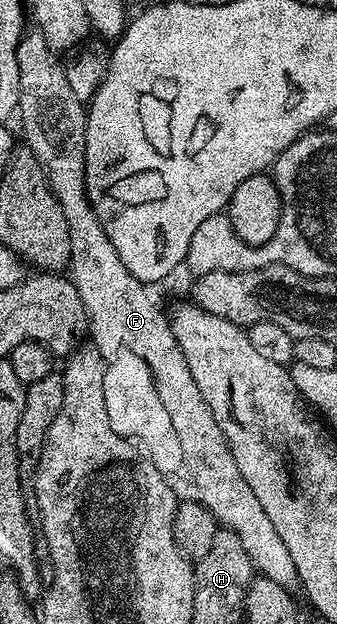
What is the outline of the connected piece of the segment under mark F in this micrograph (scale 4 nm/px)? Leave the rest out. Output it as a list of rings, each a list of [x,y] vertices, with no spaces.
[[[39,29],[25,30],[20,37],[16,56],[20,82],[18,120],[20,119],[20,127],[24,130],[24,139],[28,142],[25,143],[27,150],[31,151],[33,157],[42,165],[50,189],[58,205],[62,205],[62,213],[66,213],[72,254],[70,278],[78,289],[78,297],[82,297],[82,305],[88,314],[91,342],[104,359],[106,417],[110,417],[114,433],[128,440],[148,462],[156,466],[177,500],[197,503],[210,509],[221,528],[238,533],[242,547],[252,558],[253,568],[263,578],[274,581],[274,585],[282,585],[282,589],[295,592],[300,587],[298,569],[294,569],[294,561],[290,561],[290,553],[282,542],[282,537],[278,537],[270,517],[266,517],[266,509],[262,509],[258,497],[254,497],[254,489],[246,485],[246,477],[242,477],[242,469],[238,469],[238,461],[234,461],[234,453],[222,429],[218,429],[218,421],[214,421],[210,405],[206,405],[198,385],[194,385],[194,376],[190,373],[190,365],[186,365],[186,357],[182,357],[182,349],[172,332],[169,316],[160,308],[160,303],[152,292],[155,290],[138,277],[134,277],[134,273],[130,273],[126,265],[122,265],[118,249],[110,245],[110,237],[106,237],[106,229],[98,213],[92,208],[86,189],[88,112],[86,105],[78,101],[78,97],[74,97],[70,81],[66,81],[66,67],[63,62],[60,64],[61,56],[48,48],[46,37]]]

